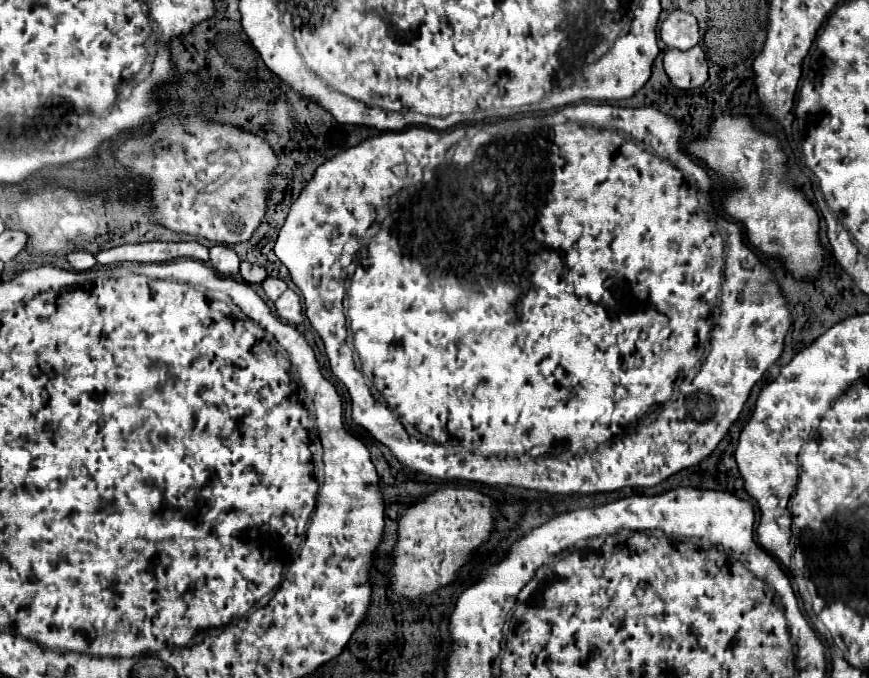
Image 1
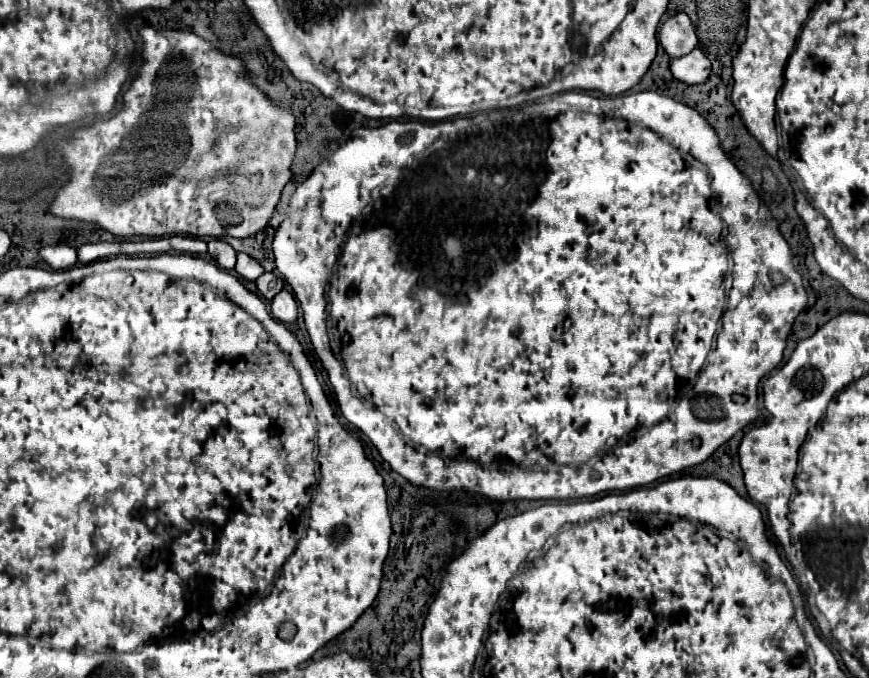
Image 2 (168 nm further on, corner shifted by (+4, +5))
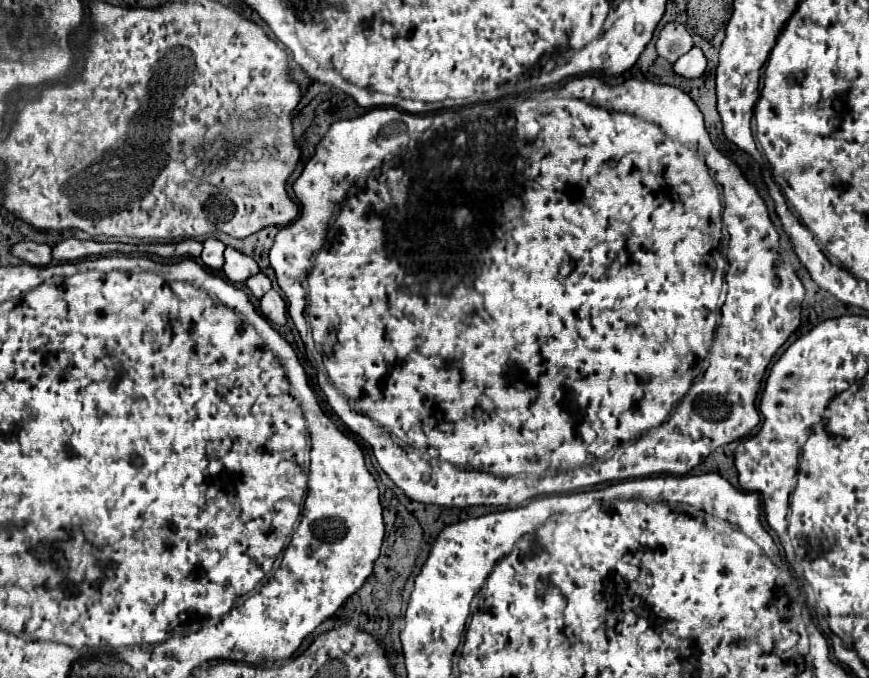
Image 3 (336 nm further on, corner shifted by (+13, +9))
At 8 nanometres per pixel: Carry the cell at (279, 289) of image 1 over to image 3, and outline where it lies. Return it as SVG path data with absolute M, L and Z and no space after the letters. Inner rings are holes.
M258 273L258 275L250 277L250 279L246 281L246 285L250 287L250 291L252 291L252 295L254 295L256 299L260 299L260 297L262 297L270 287L272 287L270 279L268 279L264 273Z

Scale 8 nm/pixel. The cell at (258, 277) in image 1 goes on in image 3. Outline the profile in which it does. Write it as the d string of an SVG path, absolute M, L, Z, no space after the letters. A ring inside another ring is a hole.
M226 247L224 251L224 273L232 283L244 283L248 277L256 275L260 269L256 261L232 247Z

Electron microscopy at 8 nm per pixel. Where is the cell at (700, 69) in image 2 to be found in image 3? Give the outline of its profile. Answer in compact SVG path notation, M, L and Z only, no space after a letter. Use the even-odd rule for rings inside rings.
M692 47L688 53L684 53L676 63L674 63L674 73L686 77L686 79L696 79L702 77L706 71L706 57L700 47Z

